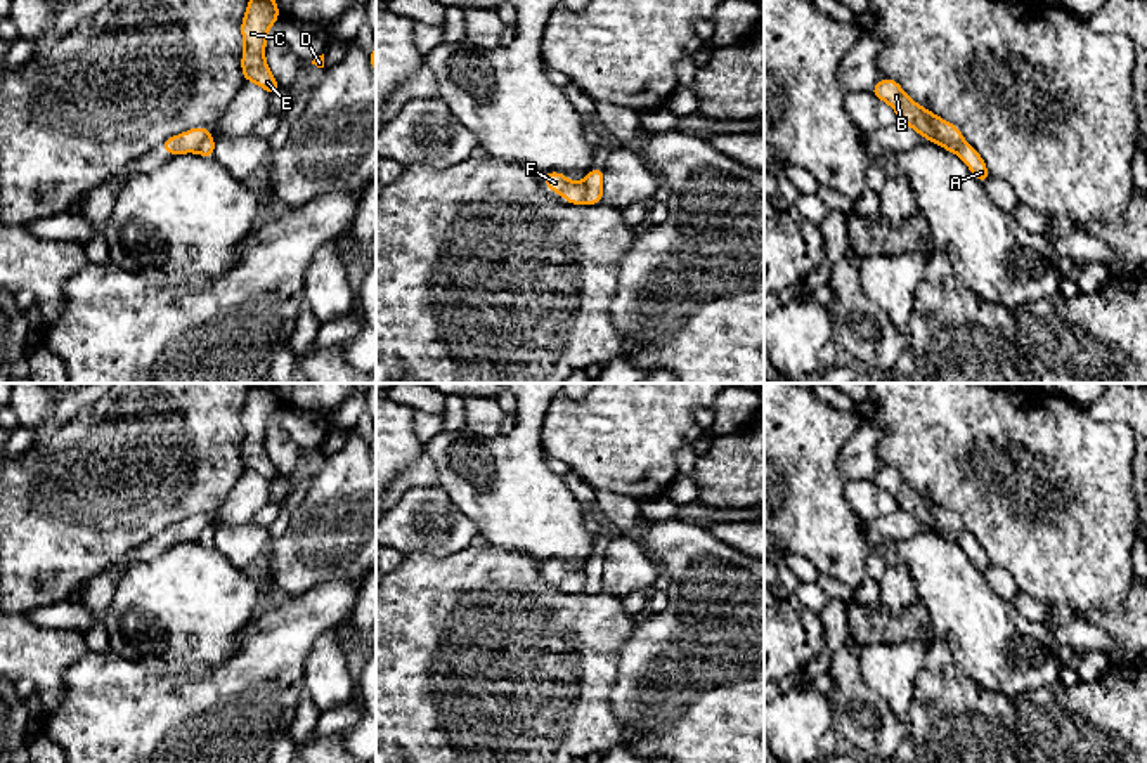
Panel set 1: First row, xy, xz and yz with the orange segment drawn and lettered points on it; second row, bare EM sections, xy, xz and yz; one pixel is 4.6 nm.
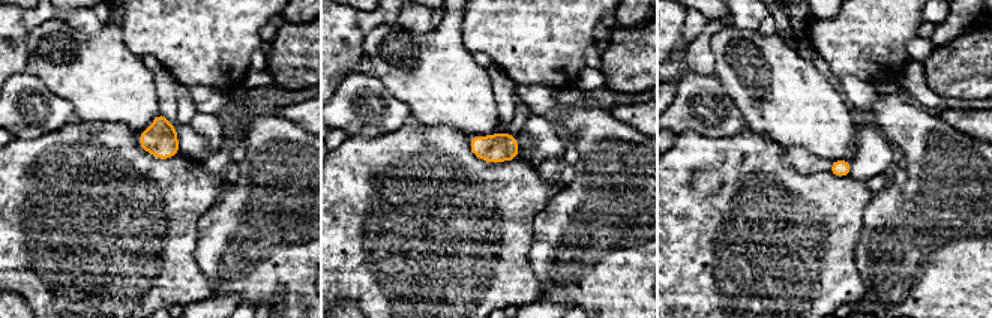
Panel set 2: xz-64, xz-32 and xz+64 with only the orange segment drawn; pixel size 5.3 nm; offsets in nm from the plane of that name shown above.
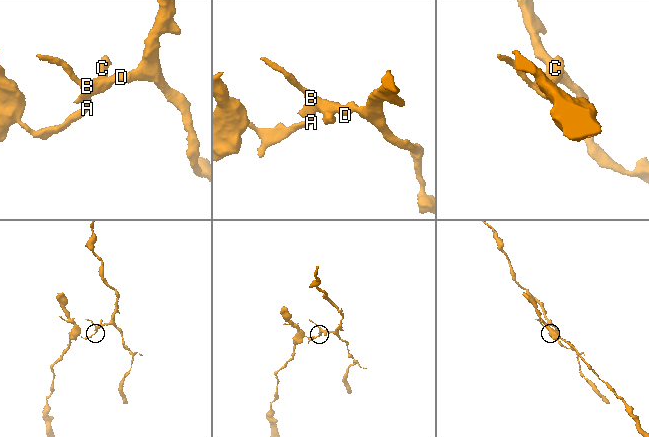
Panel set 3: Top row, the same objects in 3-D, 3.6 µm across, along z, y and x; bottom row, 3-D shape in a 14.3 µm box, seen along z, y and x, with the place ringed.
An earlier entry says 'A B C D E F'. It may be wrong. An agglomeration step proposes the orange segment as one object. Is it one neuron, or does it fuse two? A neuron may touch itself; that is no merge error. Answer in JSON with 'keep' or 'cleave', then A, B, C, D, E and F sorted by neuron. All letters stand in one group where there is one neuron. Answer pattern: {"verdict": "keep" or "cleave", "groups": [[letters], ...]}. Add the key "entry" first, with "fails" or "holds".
{"entry": "fails", "verdict": "cleave", "groups": [["A"], ["B", "C", "D", "E", "F"]]}

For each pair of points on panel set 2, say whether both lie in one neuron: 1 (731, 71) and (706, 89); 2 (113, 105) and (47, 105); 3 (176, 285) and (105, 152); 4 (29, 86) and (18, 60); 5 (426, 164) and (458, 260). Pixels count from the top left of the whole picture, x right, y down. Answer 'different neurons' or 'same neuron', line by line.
1: different neurons
2: different neurons
3: same neuron
4: different neurons
5: same neuron

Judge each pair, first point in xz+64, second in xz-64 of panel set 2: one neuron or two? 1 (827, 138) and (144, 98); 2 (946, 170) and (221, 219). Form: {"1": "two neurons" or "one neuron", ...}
{"1": "one neuron", "2": "one neuron"}

